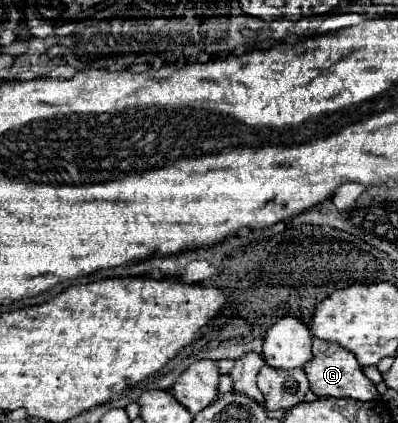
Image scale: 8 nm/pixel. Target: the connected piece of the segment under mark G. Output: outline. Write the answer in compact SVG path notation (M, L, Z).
M314 338L314 360L308 362L308 366L304 366L304 372L310 380L310 390L316 396L340 396L340 398L354 398L354 400L378 400L380 394L376 390L376 386L364 376L362 366L358 364L356 356L348 350L344 350L342 346L336 346L332 342L324 342Z

